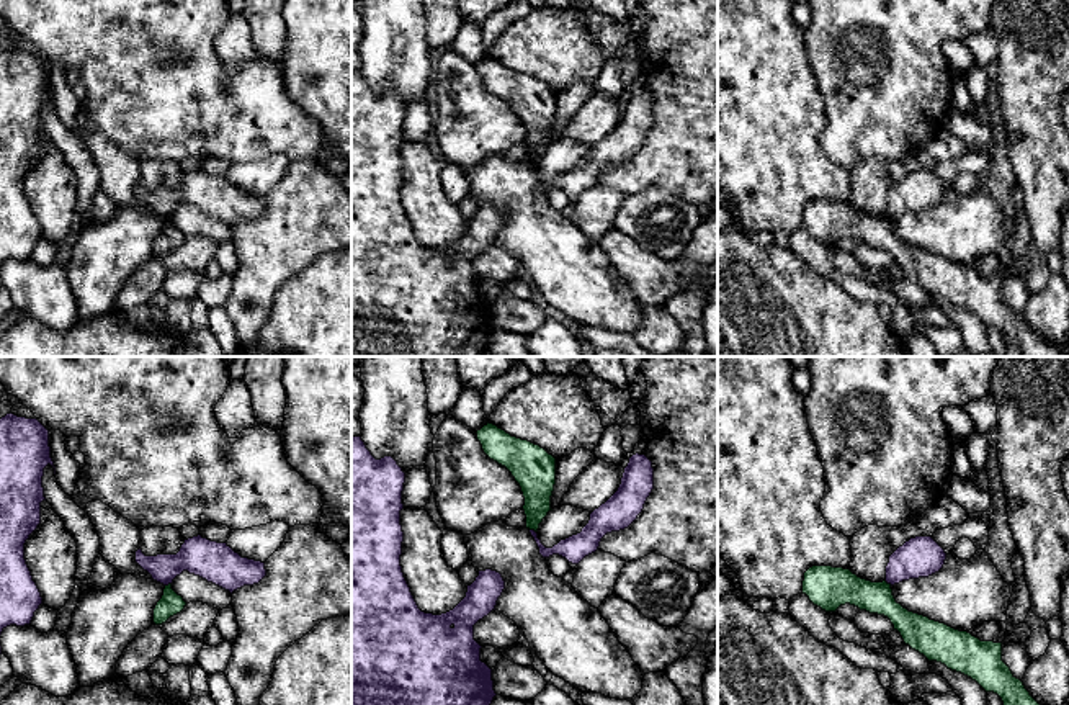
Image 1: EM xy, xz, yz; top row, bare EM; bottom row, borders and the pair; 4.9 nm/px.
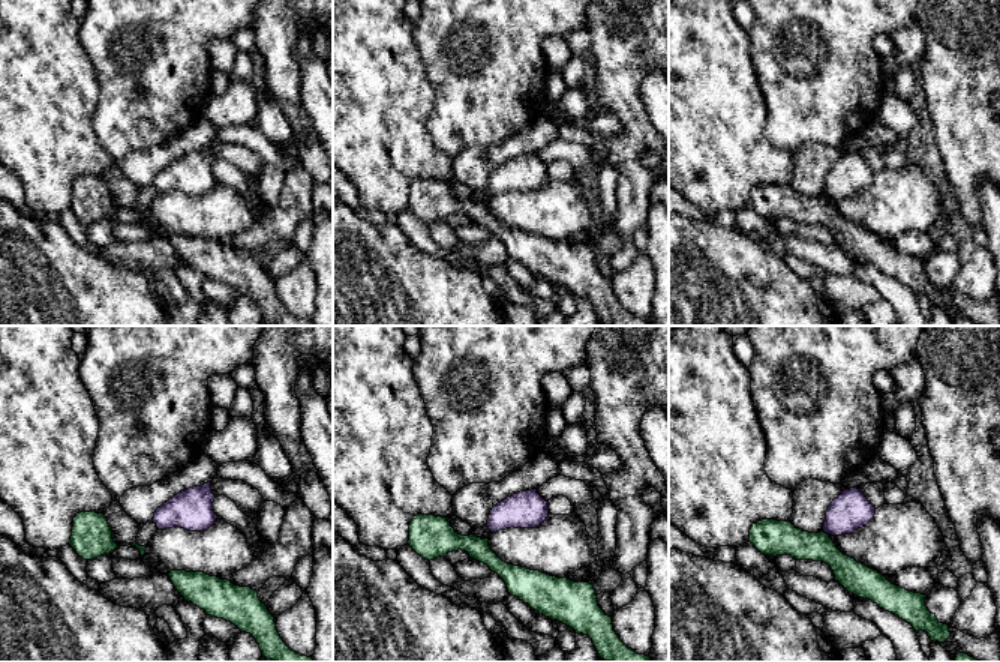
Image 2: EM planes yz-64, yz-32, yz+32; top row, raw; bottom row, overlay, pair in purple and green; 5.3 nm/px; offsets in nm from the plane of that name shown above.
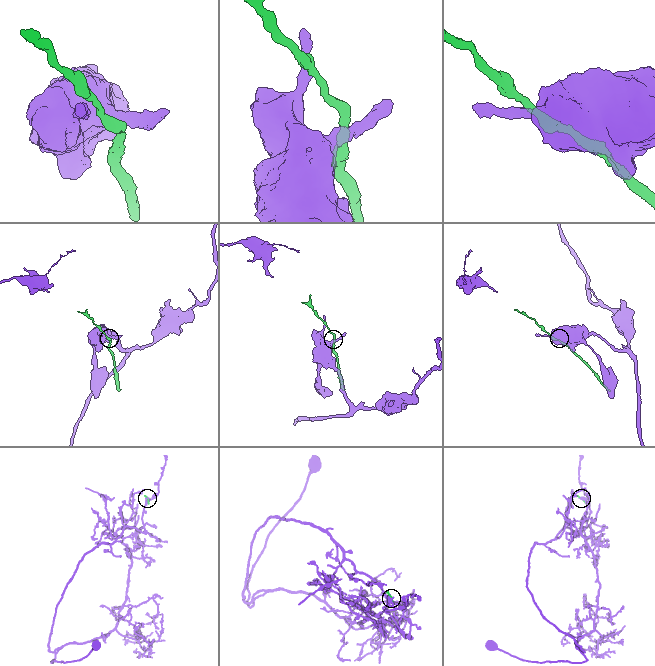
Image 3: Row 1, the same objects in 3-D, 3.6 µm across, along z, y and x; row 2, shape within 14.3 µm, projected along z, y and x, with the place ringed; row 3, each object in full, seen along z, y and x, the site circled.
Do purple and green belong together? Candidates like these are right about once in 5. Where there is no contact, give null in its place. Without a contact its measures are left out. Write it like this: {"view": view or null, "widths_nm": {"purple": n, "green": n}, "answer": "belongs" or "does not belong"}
{"view": "xy", "widths_nm": {"purple": 190, "green": 120}, "answer": "does not belong"}

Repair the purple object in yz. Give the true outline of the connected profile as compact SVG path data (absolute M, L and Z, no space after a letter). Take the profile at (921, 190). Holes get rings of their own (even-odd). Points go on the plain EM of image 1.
M932 170L910 172L889 190L886 216L928 211L943 201L945 193L945 183Z

